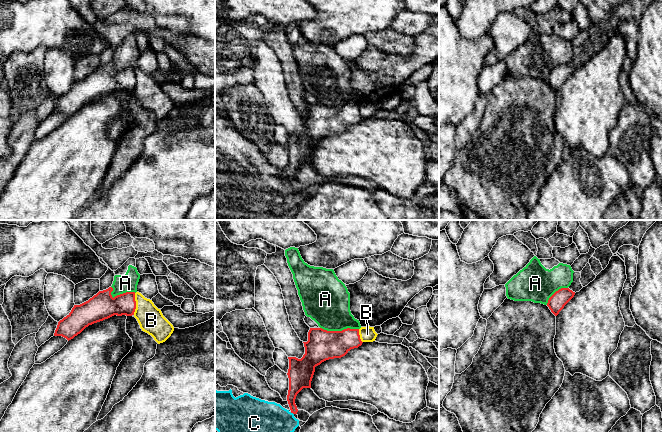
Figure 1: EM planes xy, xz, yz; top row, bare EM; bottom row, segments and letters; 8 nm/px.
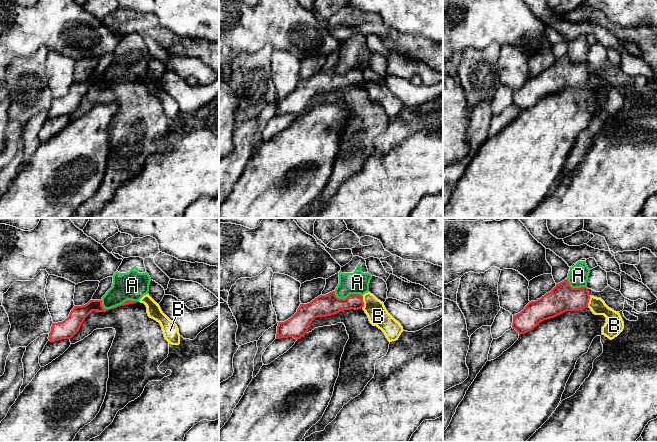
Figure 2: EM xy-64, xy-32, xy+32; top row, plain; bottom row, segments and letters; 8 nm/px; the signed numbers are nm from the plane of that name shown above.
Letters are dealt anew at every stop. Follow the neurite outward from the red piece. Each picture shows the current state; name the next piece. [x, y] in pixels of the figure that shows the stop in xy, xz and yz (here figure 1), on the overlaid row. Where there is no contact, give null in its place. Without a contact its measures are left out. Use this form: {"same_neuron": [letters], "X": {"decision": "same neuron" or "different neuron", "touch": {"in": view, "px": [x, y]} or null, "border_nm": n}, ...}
{"same_neuron": [], "A": {"decision": "different neuron", "touch": {"in": "xz", "px": [339, 331]}, "border_nm": 320}, "B": {"decision": "different neuron", "touch": {"in": "xy", "px": [135, 304]}, "border_nm": 180}, "C": {"decision": "different neuron", "touch": {"in": "xz", "px": [292, 412]}, "border_nm": 40}}

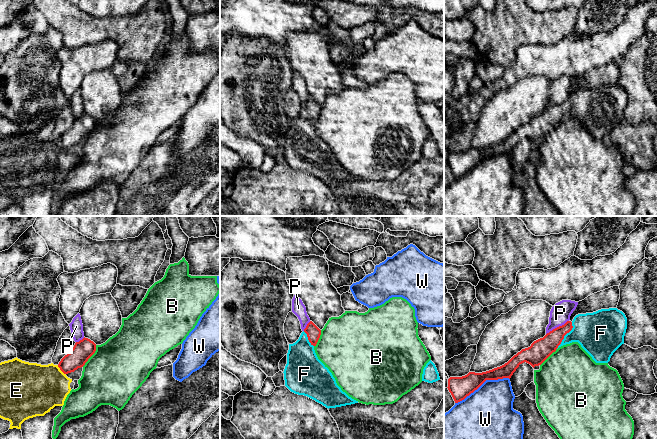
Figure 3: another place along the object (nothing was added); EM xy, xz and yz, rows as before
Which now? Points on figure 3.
{"same_neuron": ["F"], "B": {"decision": "different neuron", "touch": {"in": "xy", "px": [91, 355]}, "border_nm": 200}, "E": {"decision": "different neuron", "touch": {"in": "xy", "px": [61, 370]}, "border_nm": 100}, "F": {"decision": "same neuron", "touch": {"in": "yz", "px": [565, 334]}, "border_nm": 260}, "P": {"decision": "different neuron", "touch": {"in": "yz", "px": [557, 327]}, "border_nm": 220}, "W": {"decision": "different neuron", "touch": {"in": "yz", "px": [482, 383]}, "border_nm": 480}}

